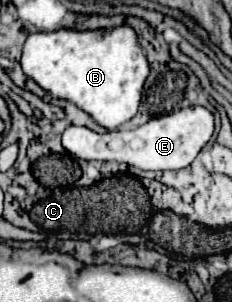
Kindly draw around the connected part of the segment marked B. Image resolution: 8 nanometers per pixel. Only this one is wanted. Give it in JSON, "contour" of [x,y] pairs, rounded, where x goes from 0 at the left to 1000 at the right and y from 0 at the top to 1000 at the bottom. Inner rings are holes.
{"contour":[[[560,86],[388,106],[241,99],[129,113],[95,166],[95,232],[207,311],[328,344],[457,430],[500,430],[578,391],[612,331],[621,265],[647,238],[586,106]]]}

